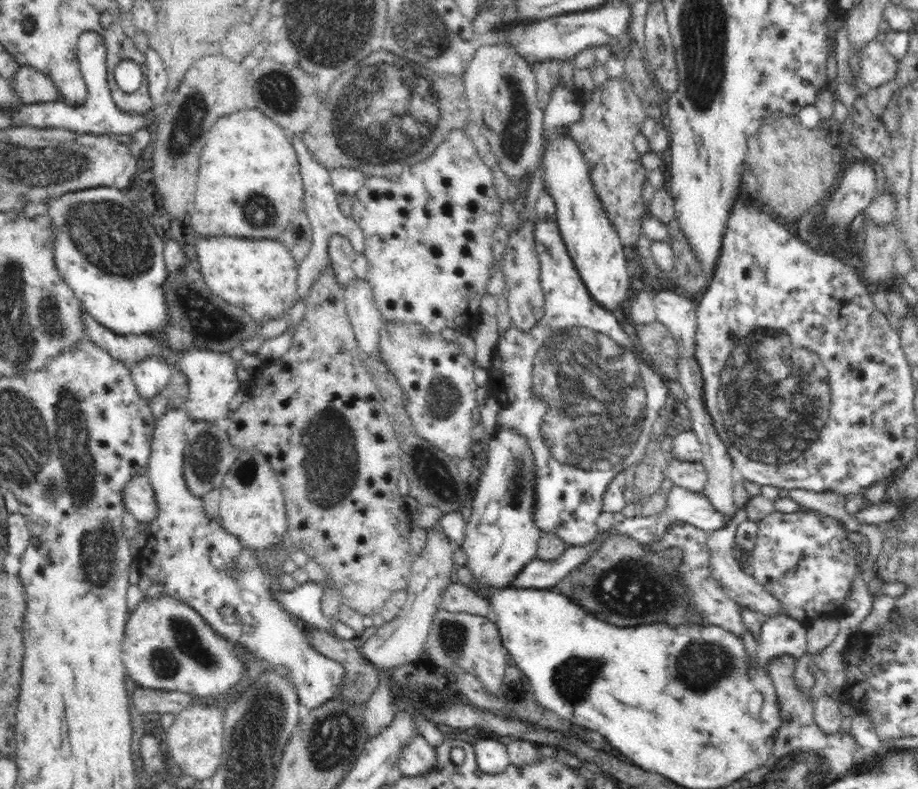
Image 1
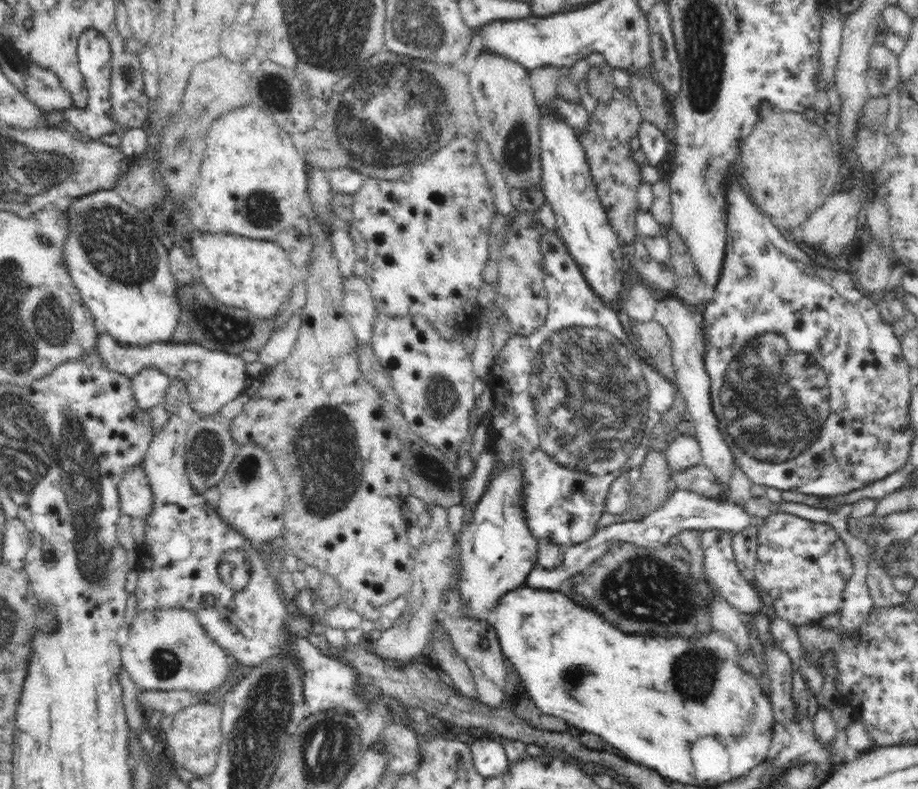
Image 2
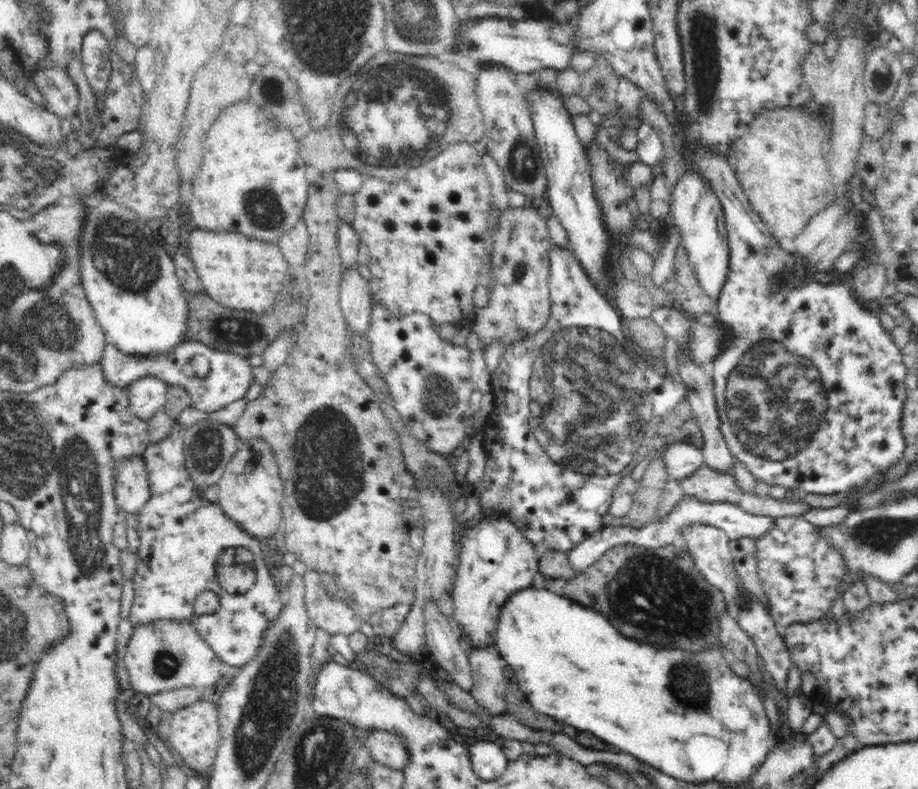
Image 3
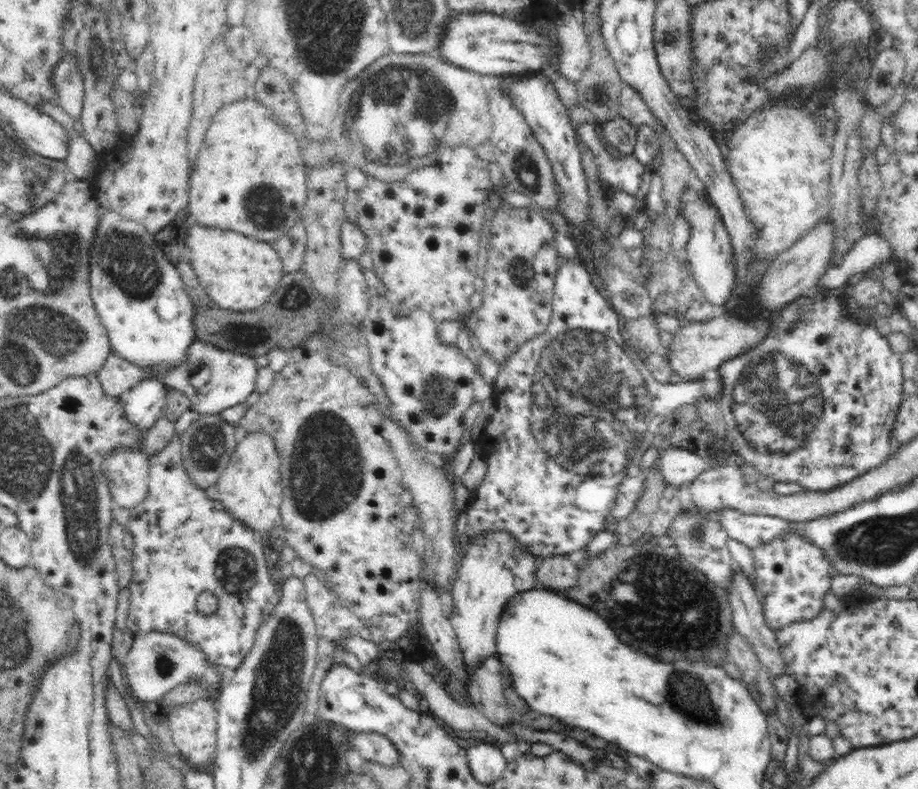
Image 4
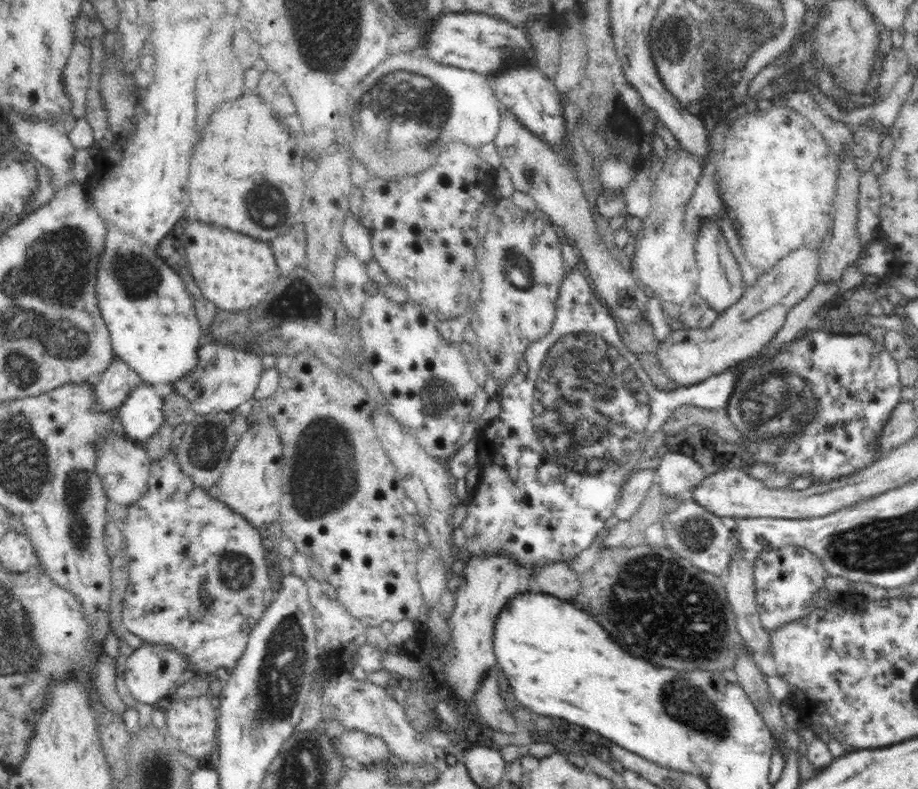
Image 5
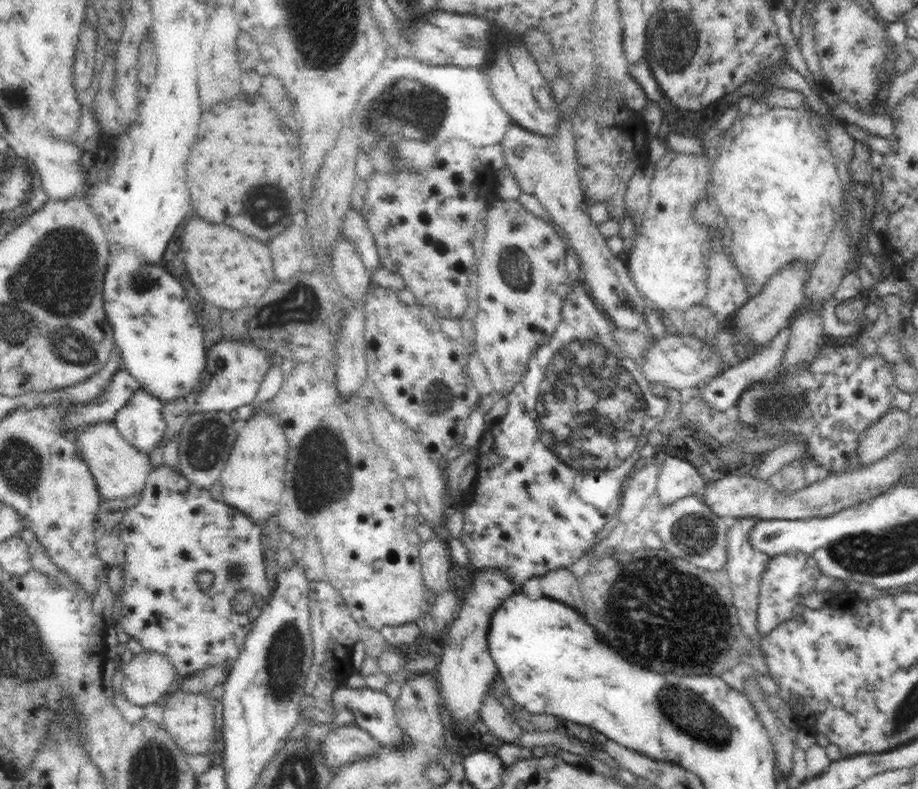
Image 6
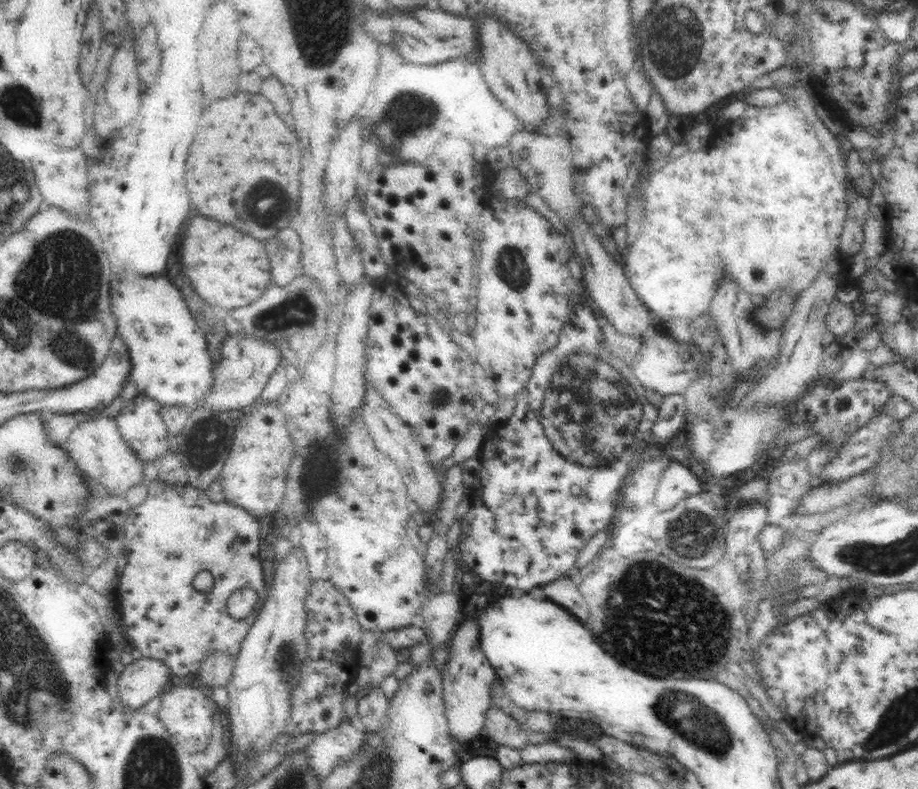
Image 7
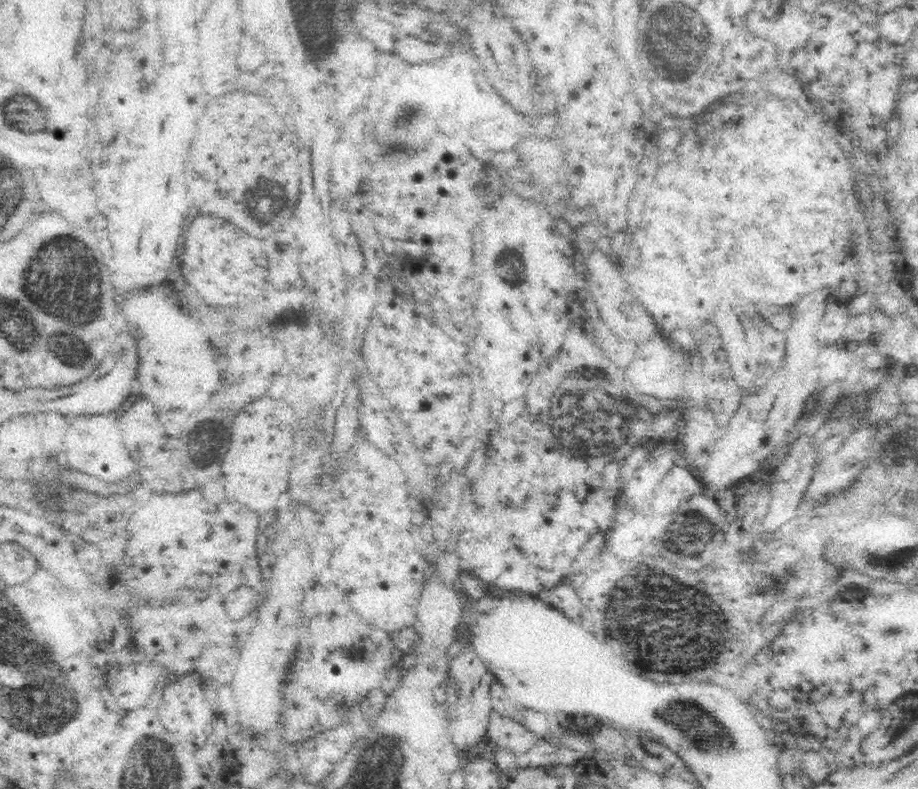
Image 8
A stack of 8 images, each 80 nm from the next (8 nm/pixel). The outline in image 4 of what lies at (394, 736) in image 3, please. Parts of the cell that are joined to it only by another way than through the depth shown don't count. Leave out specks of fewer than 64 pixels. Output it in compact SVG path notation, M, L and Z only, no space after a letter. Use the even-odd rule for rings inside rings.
M351 732L350 745L356 747L363 760L381 765L394 765L400 762L397 748L383 734Z

